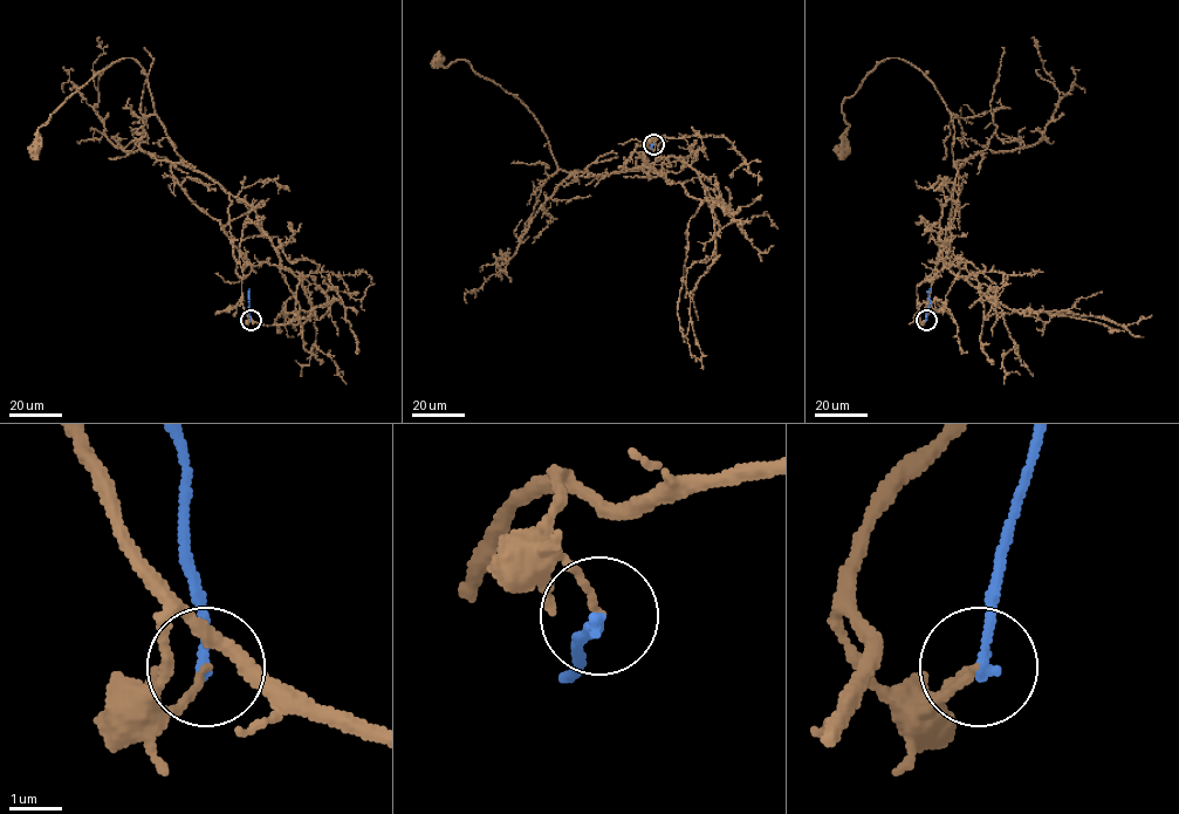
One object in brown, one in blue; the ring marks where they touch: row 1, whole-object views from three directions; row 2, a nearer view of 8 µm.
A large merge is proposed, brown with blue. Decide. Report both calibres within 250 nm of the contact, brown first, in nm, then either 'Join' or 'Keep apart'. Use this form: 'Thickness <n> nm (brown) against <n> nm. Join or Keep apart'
Thickness 120 nm (brown) against 220 nm. Keep apart

